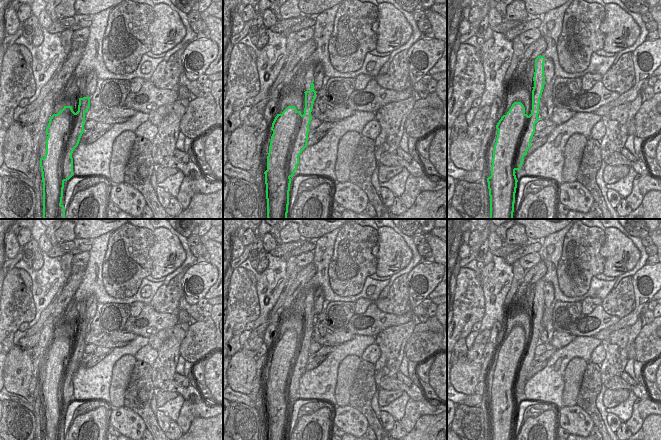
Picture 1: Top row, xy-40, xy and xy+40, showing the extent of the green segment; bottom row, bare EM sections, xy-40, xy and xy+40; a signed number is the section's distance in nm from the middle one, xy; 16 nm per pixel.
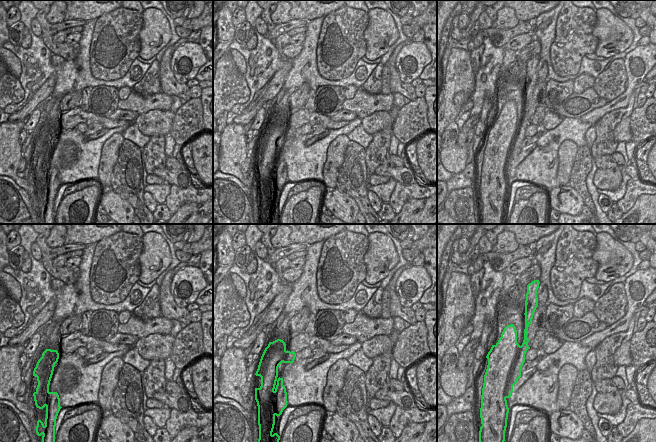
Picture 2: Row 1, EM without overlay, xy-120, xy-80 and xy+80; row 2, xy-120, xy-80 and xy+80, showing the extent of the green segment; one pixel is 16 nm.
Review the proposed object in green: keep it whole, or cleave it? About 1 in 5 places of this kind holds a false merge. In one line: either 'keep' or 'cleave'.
keep

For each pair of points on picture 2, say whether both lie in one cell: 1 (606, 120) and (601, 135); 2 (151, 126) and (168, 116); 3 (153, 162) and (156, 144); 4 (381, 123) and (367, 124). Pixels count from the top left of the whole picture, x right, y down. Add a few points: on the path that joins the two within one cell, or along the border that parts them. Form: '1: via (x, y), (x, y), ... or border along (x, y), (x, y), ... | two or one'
1: via (606, 124), (604, 131) | one
2: via (155, 122), (164, 119) | one
3: via (153, 158), (155, 148) | one
4: via (378, 123), (370, 124) | one

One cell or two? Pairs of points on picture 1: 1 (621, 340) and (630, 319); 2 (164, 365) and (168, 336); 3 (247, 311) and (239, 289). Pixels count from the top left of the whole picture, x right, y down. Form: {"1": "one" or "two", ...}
{"1": "two", "2": "one", "3": "one"}

